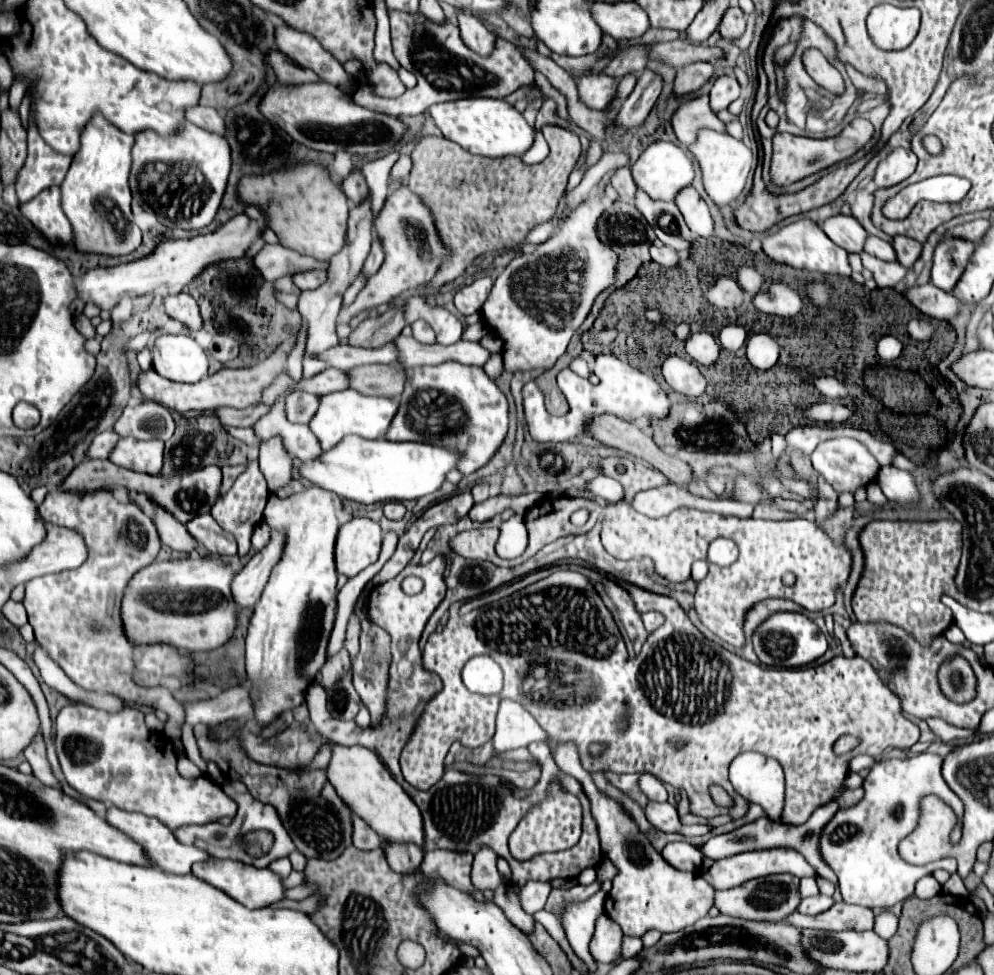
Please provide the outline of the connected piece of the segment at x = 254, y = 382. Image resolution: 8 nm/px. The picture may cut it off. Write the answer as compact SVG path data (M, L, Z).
M298 334L288 338L282 346L278 346L274 350L274 354L270 354L270 358L266 358L264 362L252 366L252 368L238 368L238 370L220 370L212 376L206 376L206 380L200 380L198 384L174 384L162 376L158 376L154 370L150 372L142 372L140 376L140 390L142 394L150 394L150 398L170 410L176 412L190 412L190 410L214 410L220 406L230 406L230 408L248 408L248 406L256 406L262 400L262 392L284 372L286 366L286 358L288 358L288 350L298 342Z

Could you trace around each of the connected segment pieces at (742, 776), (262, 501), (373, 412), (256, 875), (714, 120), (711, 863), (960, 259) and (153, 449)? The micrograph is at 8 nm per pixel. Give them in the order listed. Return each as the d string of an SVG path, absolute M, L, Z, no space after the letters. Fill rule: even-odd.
M756 752L738 754L729 766L729 780L734 790L748 802L760 804L766 814L780 822L784 800L784 772L774 758ZM744 766L758 766L750 772Z
M258 460L254 462L248 462L246 470L234 480L232 488L220 496L216 500L216 504L212 506L210 514L214 516L214 520L230 534L236 536L236 542L238 542L238 556L244 556L248 550L250 550L250 536L252 536L252 530L254 526L262 520L262 512L264 512L264 506L268 502L268 488L266 488L266 480L262 476L262 472L258 470Z
M342 390L342 392L332 392L322 396L322 404L314 418L310 420L310 430L318 436L320 444L324 450L334 448L344 436L348 434L358 434L364 438L380 438L386 434L392 418L398 412L398 402L394 398L384 398L384 396L364 396L356 390Z
M214 858L214 860L208 860L206 864L194 864L192 874L196 878L212 884L214 888L220 888L222 892L226 892L228 896L232 896L234 900L238 900L246 908L266 908L266 906L282 900L284 894L286 894L286 888L284 888L282 878L278 874L274 874L270 868L246 866L244 862Z
M708 96L682 102L672 116L672 128L682 146L692 146L702 128L726 132L726 124L714 112L710 112Z
M772 848L772 850L762 850L762 852L746 852L746 854L734 854L728 858L720 858L720 860L712 860L712 858L704 858L702 868L700 868L700 876L704 880L708 880L710 884L714 884L714 888L718 890L726 890L732 886L740 886L742 882L748 882L752 878L762 878L762 876L770 876L771 874L790 873L800 879L804 877L817 877L816 871L806 860L802 854L794 852L794 850L786 850L786 848Z
M948 236L942 238L934 254L932 282L942 290L952 292L956 282L964 274L966 264L970 262L970 256L974 254L974 248L976 248L976 242L966 238L948 238Z
M120 438L110 454L110 460L114 464L122 464L124 468L134 468L136 472L160 474L162 454L164 454L162 440L138 442L134 438Z

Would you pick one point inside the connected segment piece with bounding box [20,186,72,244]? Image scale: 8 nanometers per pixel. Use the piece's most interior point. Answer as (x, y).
(45, 211)

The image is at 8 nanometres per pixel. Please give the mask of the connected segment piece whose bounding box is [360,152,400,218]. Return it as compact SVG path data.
M390 152L386 154L382 160L372 160L368 164L364 164L360 168L360 174L364 176L370 192L372 192L372 212L374 218L378 216L378 212L384 206L384 200L388 196L388 188L386 188L386 180L390 178L390 168L394 166L394 162L398 160L398 152Z

